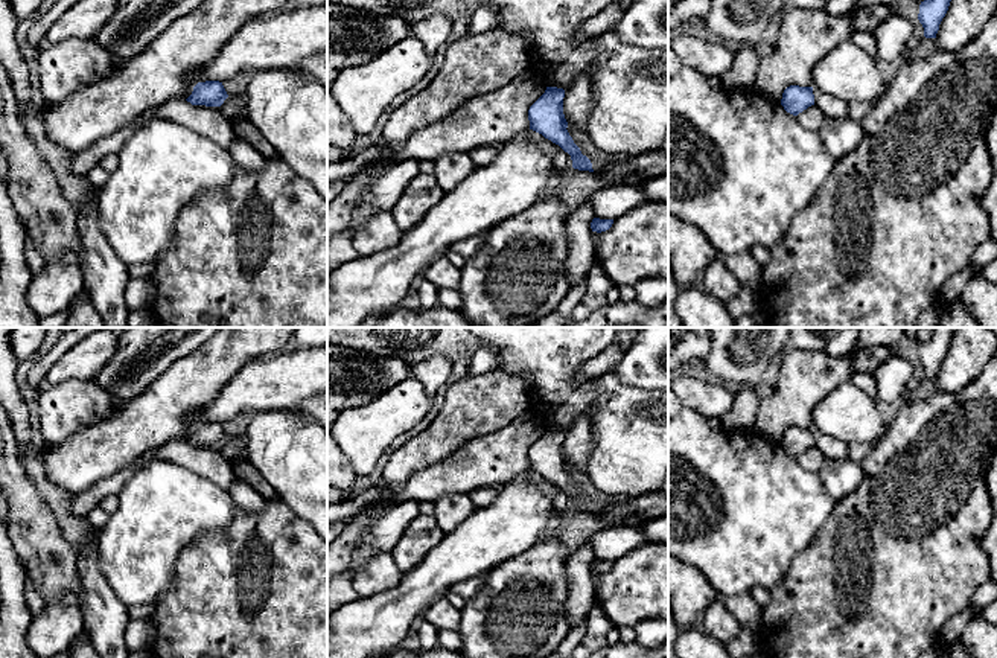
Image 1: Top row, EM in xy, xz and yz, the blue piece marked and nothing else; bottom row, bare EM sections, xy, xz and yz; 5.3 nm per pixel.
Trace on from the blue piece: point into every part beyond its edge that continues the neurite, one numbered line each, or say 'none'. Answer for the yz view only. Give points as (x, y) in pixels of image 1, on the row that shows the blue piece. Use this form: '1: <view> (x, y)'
none

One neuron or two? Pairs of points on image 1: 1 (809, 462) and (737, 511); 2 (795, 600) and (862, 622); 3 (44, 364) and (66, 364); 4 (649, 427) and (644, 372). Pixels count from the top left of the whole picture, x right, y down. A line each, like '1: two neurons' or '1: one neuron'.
1: two neurons
2: one neuron
3: two neurons
4: two neurons

